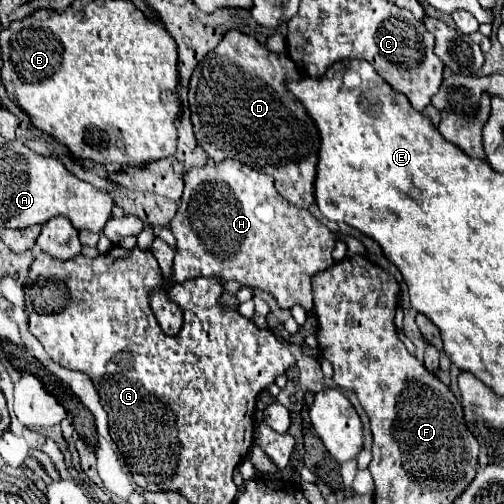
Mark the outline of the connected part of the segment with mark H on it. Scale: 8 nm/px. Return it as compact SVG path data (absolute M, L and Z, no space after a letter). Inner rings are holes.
M227 159L223 163L195 167L185 173L185 189L181 207L171 221L171 231L177 239L177 253L173 259L173 281L167 285L183 283L195 277L223 277L225 281L237 281L249 289L261 289L271 293L281 309L301 305L307 313L313 311L311 277L333 265L333 249L341 235L329 231L307 209L295 209L273 187L273 179L257 173L241 161Z

